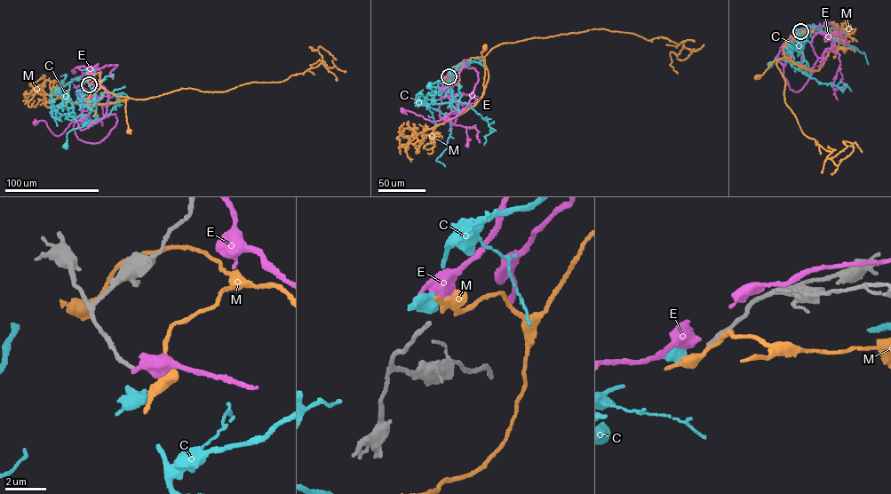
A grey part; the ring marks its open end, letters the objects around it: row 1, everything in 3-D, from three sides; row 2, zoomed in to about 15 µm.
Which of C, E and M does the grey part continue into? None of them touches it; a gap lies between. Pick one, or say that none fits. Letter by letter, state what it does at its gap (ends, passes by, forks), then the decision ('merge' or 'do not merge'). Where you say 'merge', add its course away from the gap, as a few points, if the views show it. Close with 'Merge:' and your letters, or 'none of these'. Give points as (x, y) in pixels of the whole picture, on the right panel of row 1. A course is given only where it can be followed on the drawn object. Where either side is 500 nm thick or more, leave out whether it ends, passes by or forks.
C: it passes by; merge; it runs (799, 31), (787, 46), (794, 58), (791, 67), (802, 71), (805, 60), (792, 63), (777, 55), (769, 63)
E: it passes by; do not merge
M: it passes by; do not merge
Merge: C

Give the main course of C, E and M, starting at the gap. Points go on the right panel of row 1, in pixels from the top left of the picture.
C: (799, 31), (787, 46), (794, 58), (791, 67), (802, 71), (805, 60), (792, 63), (777, 55), (769, 63)
E: (799, 32), (780, 48), (777, 57), (783, 76), (796, 91), (806, 83), (814, 66), (804, 68), (799, 40)
M: (799, 32), (803, 32), (787, 41), (784, 55), (807, 69), (781, 59), (758, 76)

